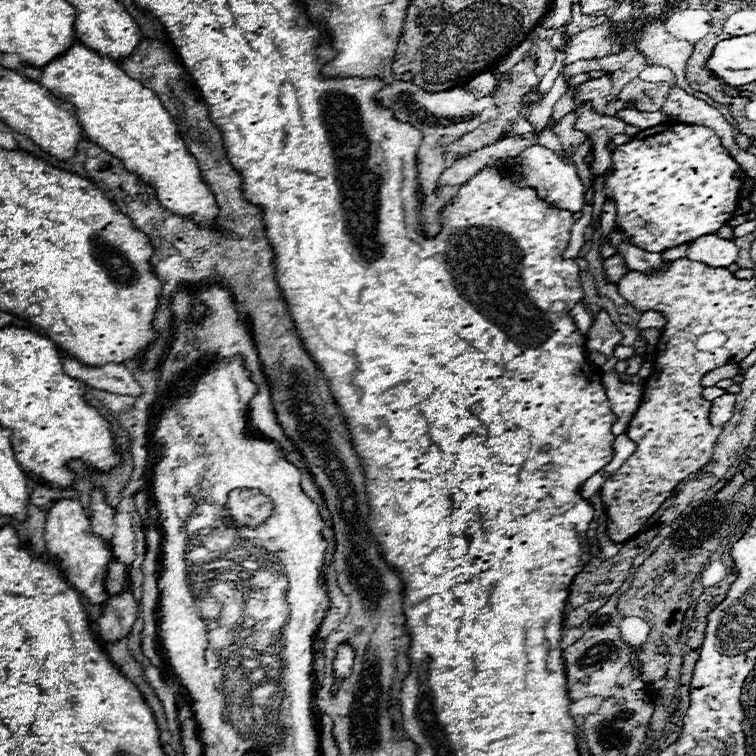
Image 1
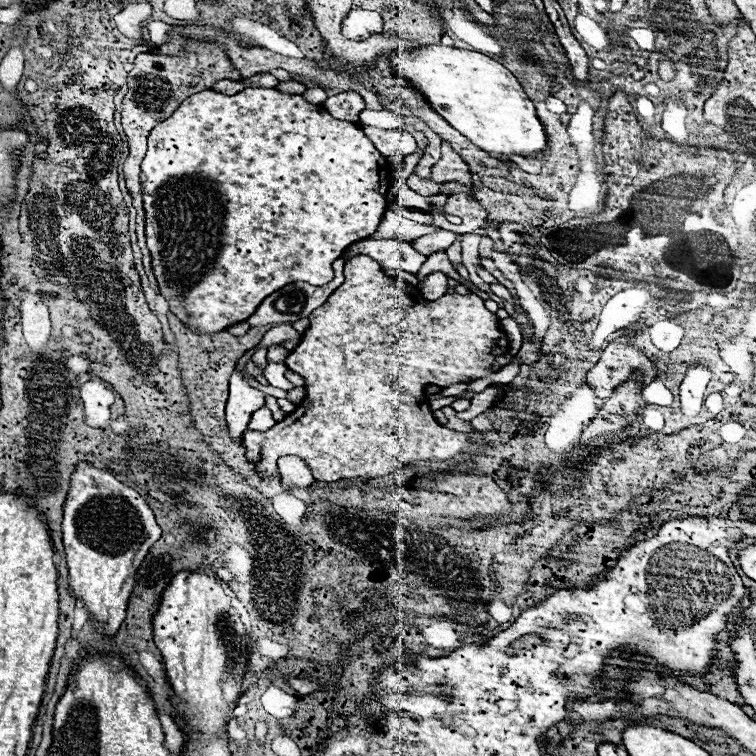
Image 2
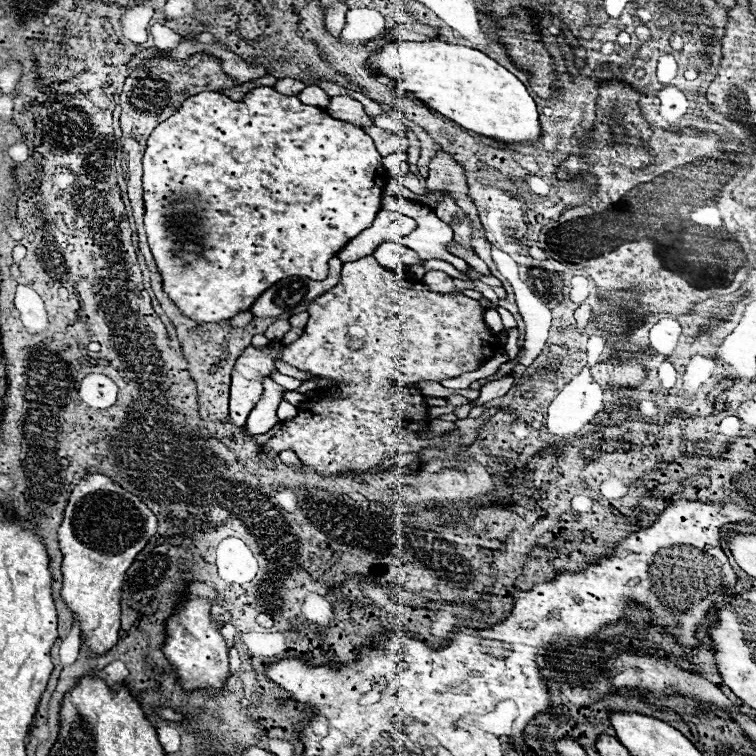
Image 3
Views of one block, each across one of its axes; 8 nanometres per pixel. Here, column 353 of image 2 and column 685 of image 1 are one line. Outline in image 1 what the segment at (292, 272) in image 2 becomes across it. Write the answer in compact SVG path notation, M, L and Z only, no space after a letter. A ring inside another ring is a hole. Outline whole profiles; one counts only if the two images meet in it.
M662 122L644 128L640 134L636 134L634 140L614 148L610 156L612 172L604 176L606 200L616 204L616 228L622 228L622 232L626 232L636 248L646 252L664 252L668 248L688 244L698 236L706 236L710 232L716 234L722 224L728 224L734 218L738 208L738 194L744 184L744 178L736 178L736 174L742 168L722 146L714 130L696 124Z

